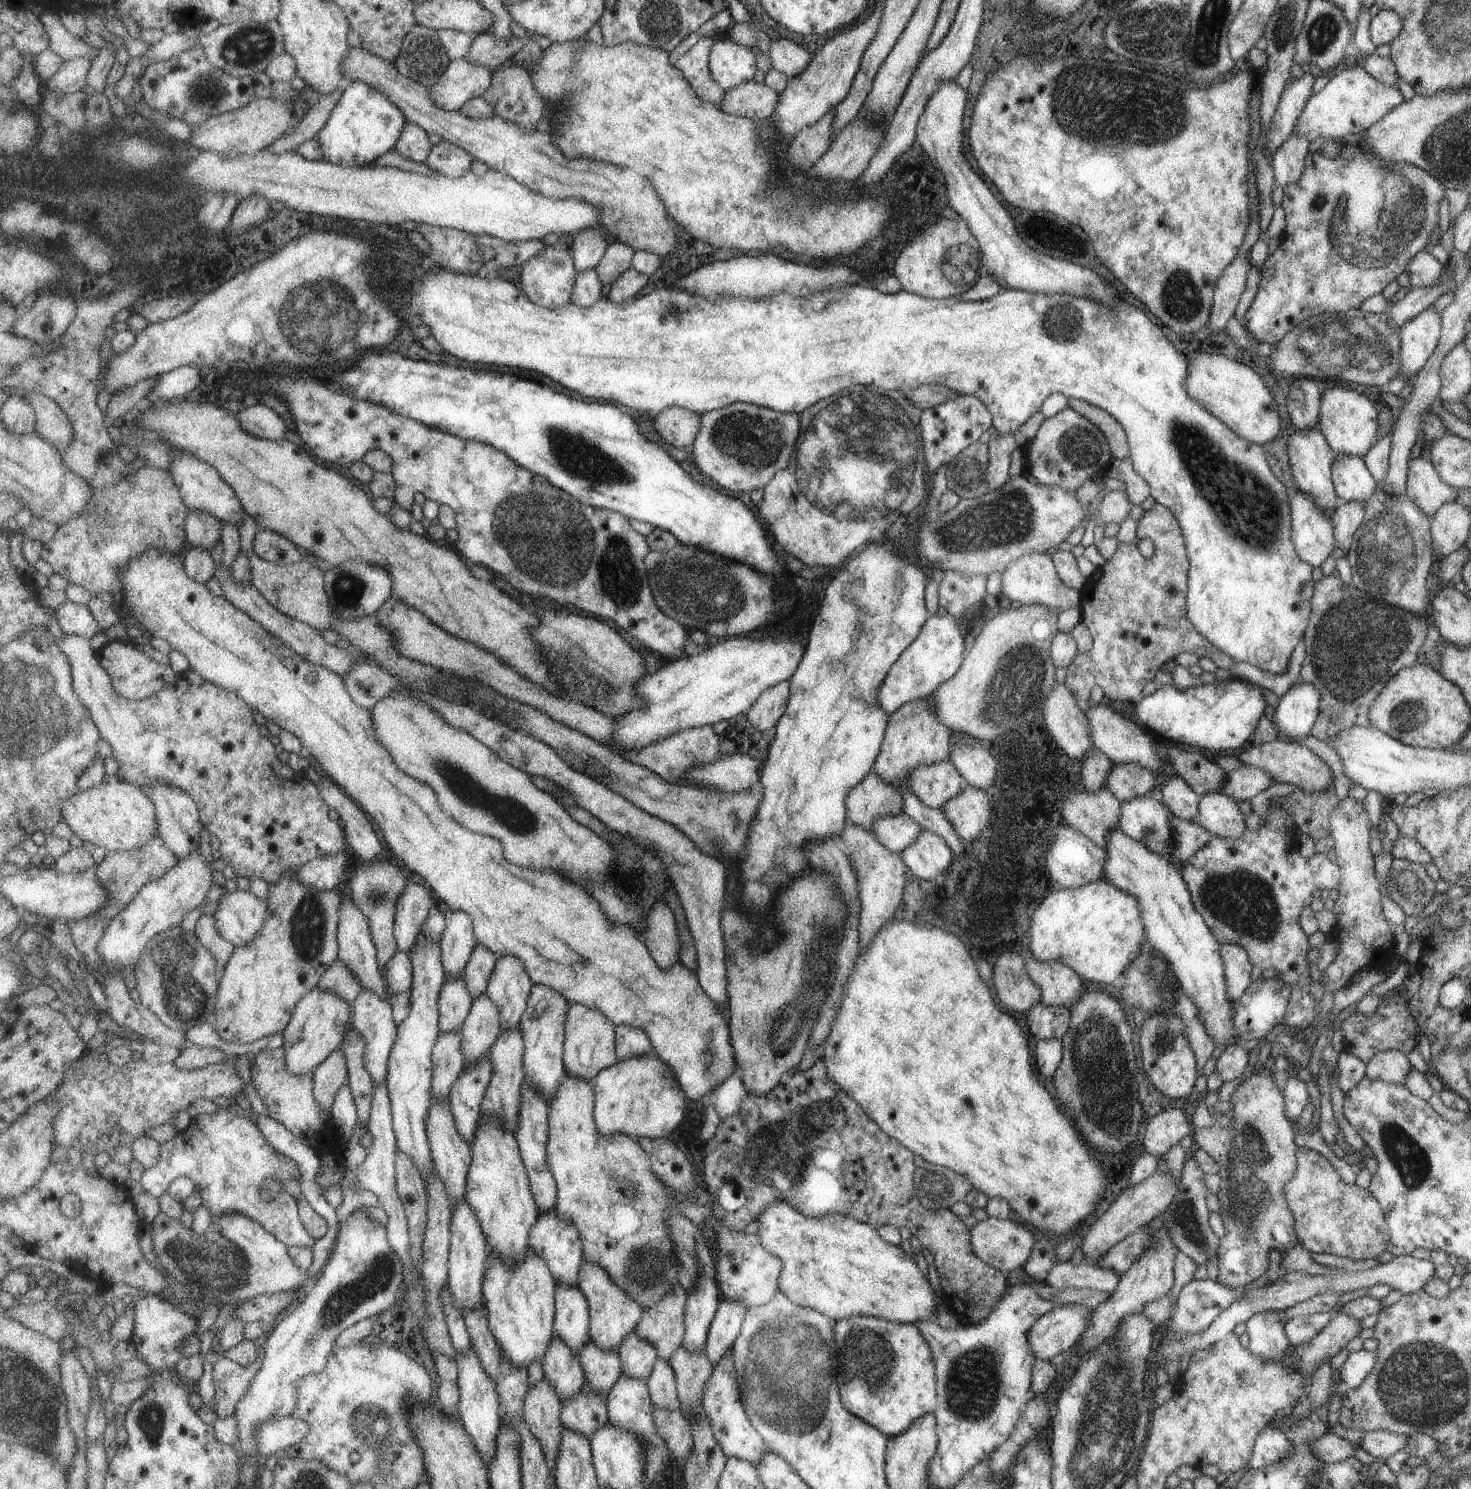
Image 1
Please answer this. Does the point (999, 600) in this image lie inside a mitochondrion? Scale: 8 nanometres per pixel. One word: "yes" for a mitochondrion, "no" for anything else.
no

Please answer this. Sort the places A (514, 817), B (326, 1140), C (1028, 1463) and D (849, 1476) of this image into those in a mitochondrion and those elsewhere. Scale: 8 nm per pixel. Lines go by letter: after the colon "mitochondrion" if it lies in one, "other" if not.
A: mitochondrion
B: other
C: other
D: other

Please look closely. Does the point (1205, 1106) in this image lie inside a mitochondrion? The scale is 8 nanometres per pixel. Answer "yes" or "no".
no

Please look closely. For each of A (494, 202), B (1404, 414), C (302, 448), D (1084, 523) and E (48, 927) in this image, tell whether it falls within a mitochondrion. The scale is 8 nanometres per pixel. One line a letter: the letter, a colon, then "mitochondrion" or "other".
A: mitochondrion
B: other
C: other
D: other
E: other

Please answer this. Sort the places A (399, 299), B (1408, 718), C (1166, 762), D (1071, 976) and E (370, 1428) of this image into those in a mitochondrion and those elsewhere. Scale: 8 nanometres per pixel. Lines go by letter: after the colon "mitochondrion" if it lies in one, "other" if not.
A: other
B: mitochondrion
C: other
D: other
E: mitochondrion

